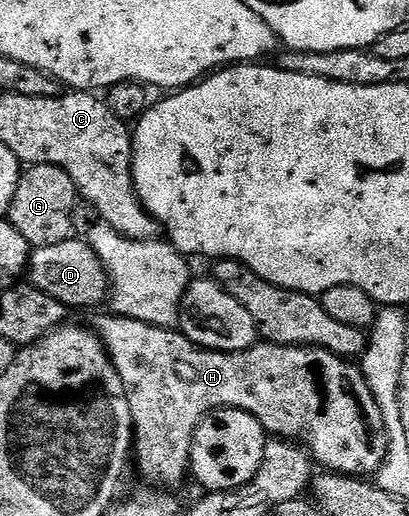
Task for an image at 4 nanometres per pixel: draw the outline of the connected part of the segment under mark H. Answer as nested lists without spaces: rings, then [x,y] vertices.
[[[108,313],[105,319],[98,320],[94,330],[118,369],[118,377],[122,377],[122,385],[130,401],[134,463],[140,466],[140,475],[148,482],[145,484],[172,489],[175,483],[183,481],[184,475],[186,479],[196,426],[204,416],[221,409],[250,413],[264,426],[269,436],[299,441],[313,460],[324,466],[321,468],[338,475],[375,476],[388,455],[388,424],[384,421],[382,409],[378,409],[378,401],[374,401],[374,393],[370,393],[363,370],[355,362],[341,359],[326,349],[287,347],[260,341],[245,351],[203,350],[179,329],[155,327],[146,321],[128,319],[115,313]]]

